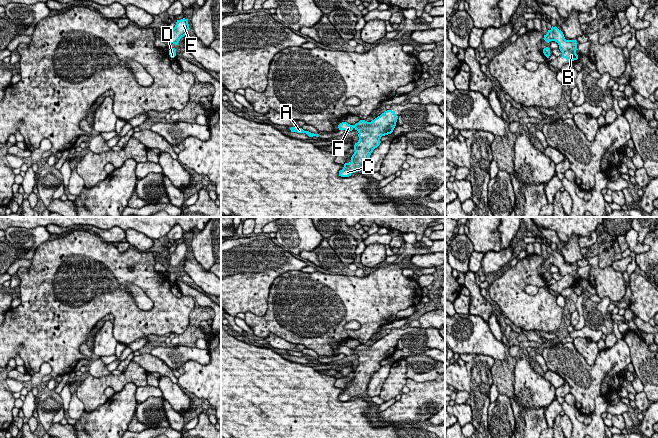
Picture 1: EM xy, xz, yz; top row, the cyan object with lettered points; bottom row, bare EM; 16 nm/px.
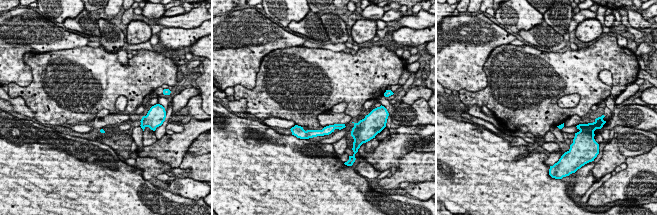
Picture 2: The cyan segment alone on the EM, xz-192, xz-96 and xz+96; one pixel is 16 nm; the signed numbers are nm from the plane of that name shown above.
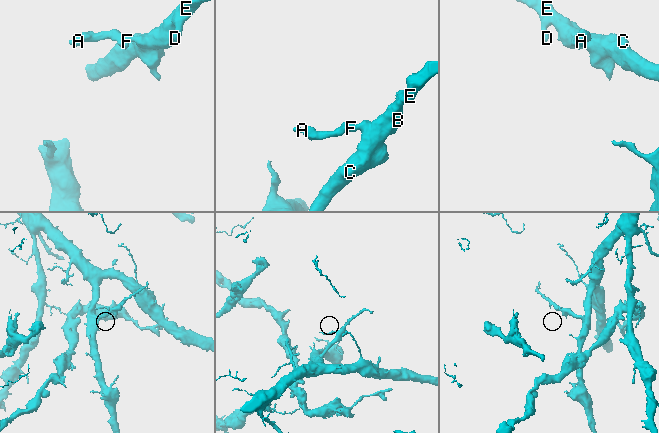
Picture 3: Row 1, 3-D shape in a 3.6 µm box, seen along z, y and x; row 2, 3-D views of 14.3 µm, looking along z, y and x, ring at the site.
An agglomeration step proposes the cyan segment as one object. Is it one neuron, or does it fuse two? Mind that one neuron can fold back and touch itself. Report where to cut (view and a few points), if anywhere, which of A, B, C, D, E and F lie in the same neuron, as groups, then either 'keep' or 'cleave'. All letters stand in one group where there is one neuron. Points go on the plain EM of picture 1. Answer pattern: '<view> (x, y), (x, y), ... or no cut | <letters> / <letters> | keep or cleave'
no cut | A B C D E F | keep

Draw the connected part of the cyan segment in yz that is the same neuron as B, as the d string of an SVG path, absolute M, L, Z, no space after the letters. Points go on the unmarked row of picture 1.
M556 250L548 254L547 258L543 262L547 267L550 265L555 265L559 269L559 273L562 276L562 281L566 282L569 287L572 287L574 284L578 283L576 278L577 265L576 264L566 264L564 258Z

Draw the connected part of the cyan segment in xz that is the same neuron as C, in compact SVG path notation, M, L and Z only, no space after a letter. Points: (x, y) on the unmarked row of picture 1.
M387 334L380 340L367 346L360 344L355 349L350 349L347 346L342 346L338 349L339 354L346 356L353 353L358 355L359 364L354 369L354 378L349 387L345 387L342 394L339 395L339 400L349 401L352 397L364 393L370 382L371 377L377 372L381 365L381 361L391 358L396 350L398 340L395 335Z

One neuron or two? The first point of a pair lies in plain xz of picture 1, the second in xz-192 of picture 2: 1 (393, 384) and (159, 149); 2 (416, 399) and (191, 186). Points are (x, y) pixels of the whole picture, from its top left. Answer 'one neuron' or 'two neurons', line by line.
1: one neuron
2: two neurons

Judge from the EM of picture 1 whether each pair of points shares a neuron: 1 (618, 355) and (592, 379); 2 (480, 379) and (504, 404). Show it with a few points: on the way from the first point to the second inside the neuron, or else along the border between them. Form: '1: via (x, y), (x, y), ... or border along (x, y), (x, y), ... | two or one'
1: via (610, 355), (600, 364), (597, 371) | one
2: border along (490, 403), (487, 426) | two

